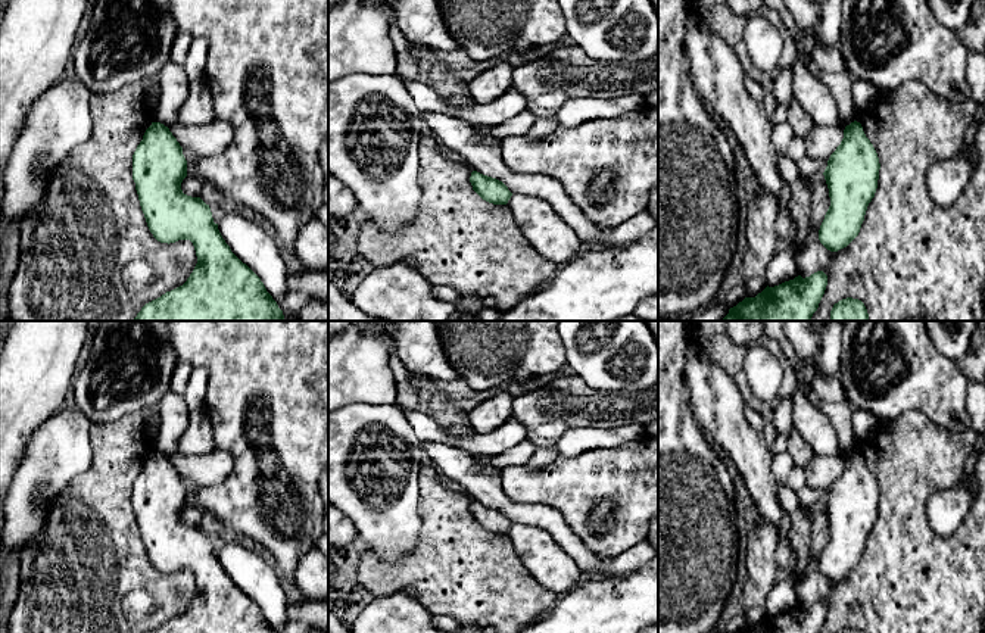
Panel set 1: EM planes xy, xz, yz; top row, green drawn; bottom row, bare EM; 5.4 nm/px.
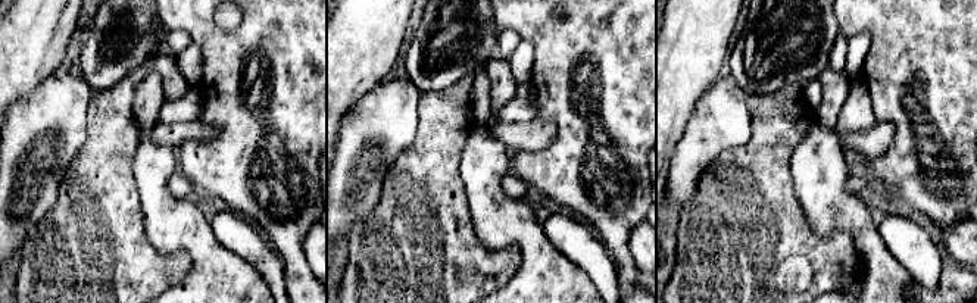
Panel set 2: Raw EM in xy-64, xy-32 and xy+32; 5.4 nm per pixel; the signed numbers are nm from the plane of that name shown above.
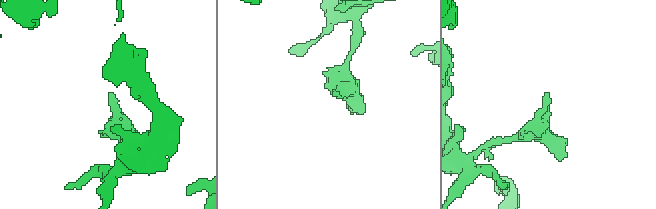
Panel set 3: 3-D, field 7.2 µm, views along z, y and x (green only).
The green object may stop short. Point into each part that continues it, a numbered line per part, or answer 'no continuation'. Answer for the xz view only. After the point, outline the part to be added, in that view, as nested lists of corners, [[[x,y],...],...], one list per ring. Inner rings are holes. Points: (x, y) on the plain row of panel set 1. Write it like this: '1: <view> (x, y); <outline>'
no continuation

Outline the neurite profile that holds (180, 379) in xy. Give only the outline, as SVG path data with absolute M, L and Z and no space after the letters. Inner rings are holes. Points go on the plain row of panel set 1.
M178 359L175 364L175 369L169 383L169 390L177 395L184 395L184 390L188 384L188 378L191 374L193 367L188 365L186 361Z

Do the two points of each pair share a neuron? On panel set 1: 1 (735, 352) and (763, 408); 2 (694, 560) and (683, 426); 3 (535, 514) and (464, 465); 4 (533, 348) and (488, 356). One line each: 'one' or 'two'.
1: one
2: one
3: one
4: one

